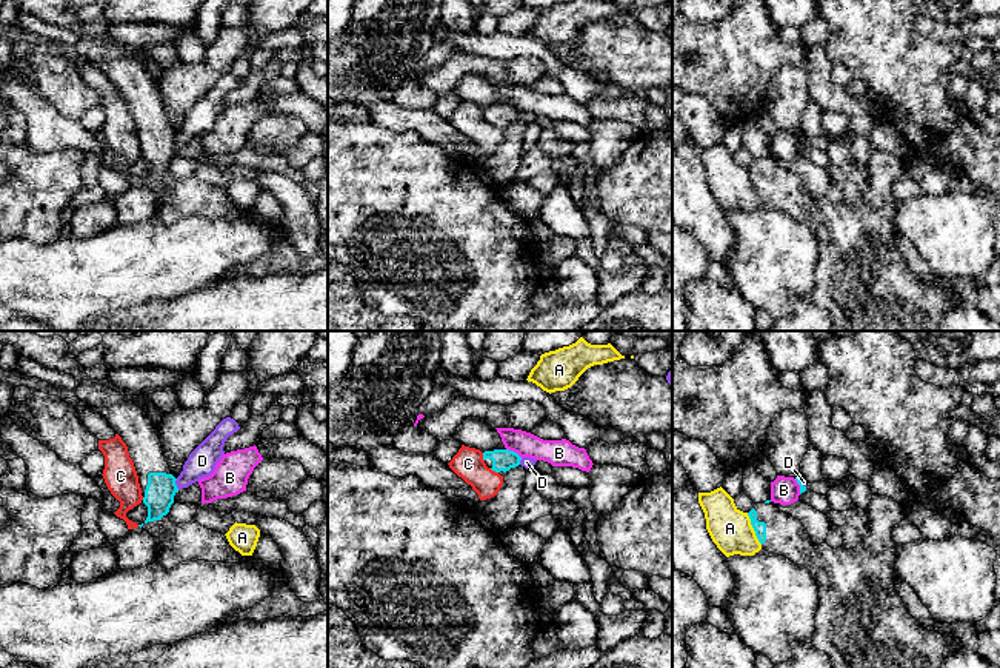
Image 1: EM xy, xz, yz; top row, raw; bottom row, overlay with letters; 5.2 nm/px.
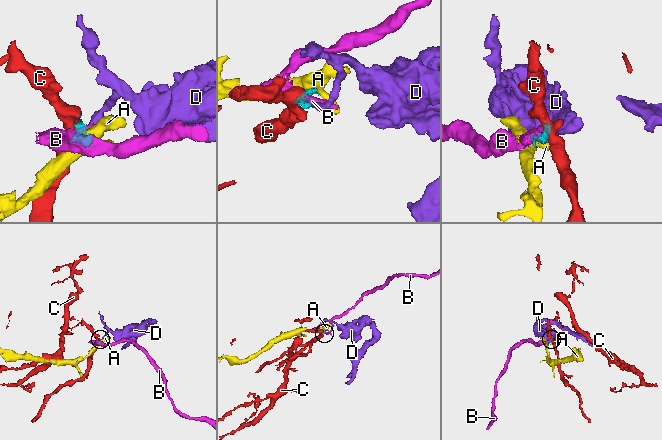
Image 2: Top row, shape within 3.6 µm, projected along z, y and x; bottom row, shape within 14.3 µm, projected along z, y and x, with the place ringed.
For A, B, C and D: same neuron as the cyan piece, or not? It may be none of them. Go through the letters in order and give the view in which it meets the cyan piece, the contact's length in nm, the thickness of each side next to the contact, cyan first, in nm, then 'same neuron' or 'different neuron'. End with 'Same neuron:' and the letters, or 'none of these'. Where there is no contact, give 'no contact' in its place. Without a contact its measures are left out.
A: yz | 180 nm | 60/220 nm | different neuron
B: xz | 100 nm | 110/140 nm | different neuron
C: xz | 50 nm | 110/160 nm | different neuron
D: xy | 60 nm | 160/150 nm | different neuron
Same neuron: none of these

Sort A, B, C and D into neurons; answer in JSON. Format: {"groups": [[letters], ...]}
{"groups": [["A"], ["B"], ["C"], ["D"]]}

